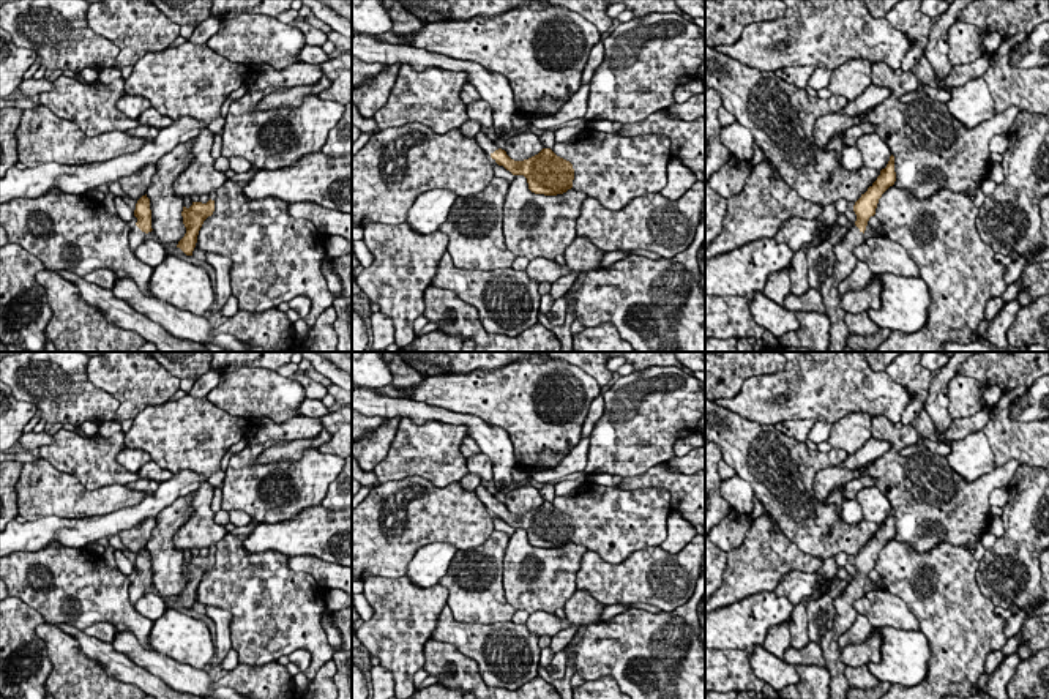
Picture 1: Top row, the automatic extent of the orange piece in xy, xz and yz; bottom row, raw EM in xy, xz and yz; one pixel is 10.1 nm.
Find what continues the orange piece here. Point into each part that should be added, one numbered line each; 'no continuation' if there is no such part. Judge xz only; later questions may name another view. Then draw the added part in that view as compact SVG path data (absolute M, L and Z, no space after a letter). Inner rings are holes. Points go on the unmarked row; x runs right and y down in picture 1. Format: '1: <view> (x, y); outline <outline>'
1: xz (488, 499); outline M478 486L475 489L476 497L483 502L483 505L491 510L498 500L495 499L494 494L491 494L484 486Z

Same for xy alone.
1: xy (136, 589); outline M134 579L129 585L129 601L134 606L136 601L145 593L145 585L142 585L137 579Z

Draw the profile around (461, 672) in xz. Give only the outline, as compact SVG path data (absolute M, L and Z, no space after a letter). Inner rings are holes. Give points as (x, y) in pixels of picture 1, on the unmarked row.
M429 639L423 652L423 669L429 675L442 675L446 688L472 691L475 699L562 699L555 686L539 675L517 690L491 688L484 683L478 663L451 644Z

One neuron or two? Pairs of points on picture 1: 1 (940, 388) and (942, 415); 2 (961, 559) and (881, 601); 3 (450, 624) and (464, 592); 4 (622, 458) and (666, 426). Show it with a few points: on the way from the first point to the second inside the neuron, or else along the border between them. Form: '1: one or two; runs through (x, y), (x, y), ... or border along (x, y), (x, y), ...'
1: one; runs through (940, 395), (940, 409)
2: two; border along (885, 590), (896, 595), (918, 622)
3: two; border along (447, 603), (458, 620), (489, 625)
4: one; runs through (631, 447), (655, 426)

